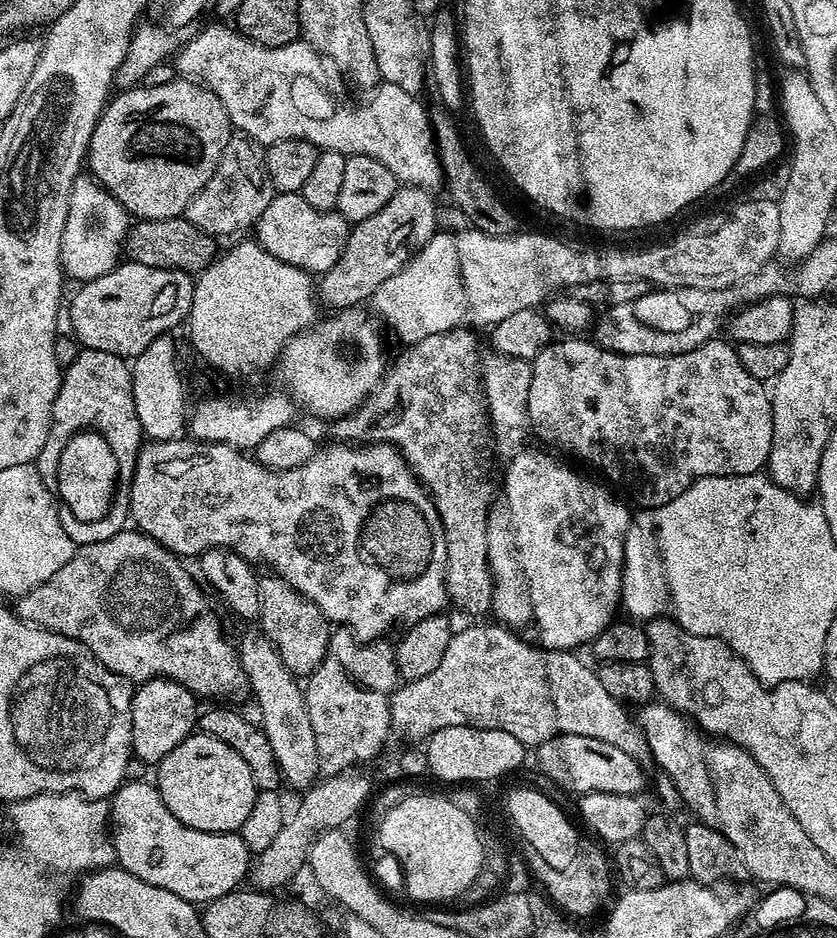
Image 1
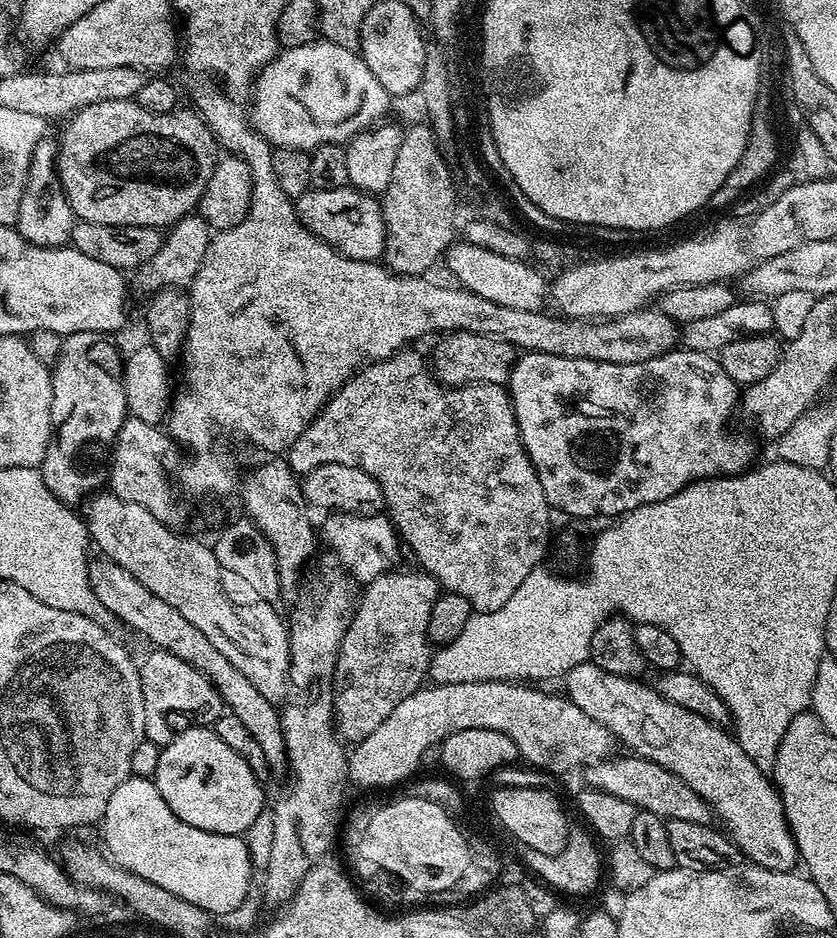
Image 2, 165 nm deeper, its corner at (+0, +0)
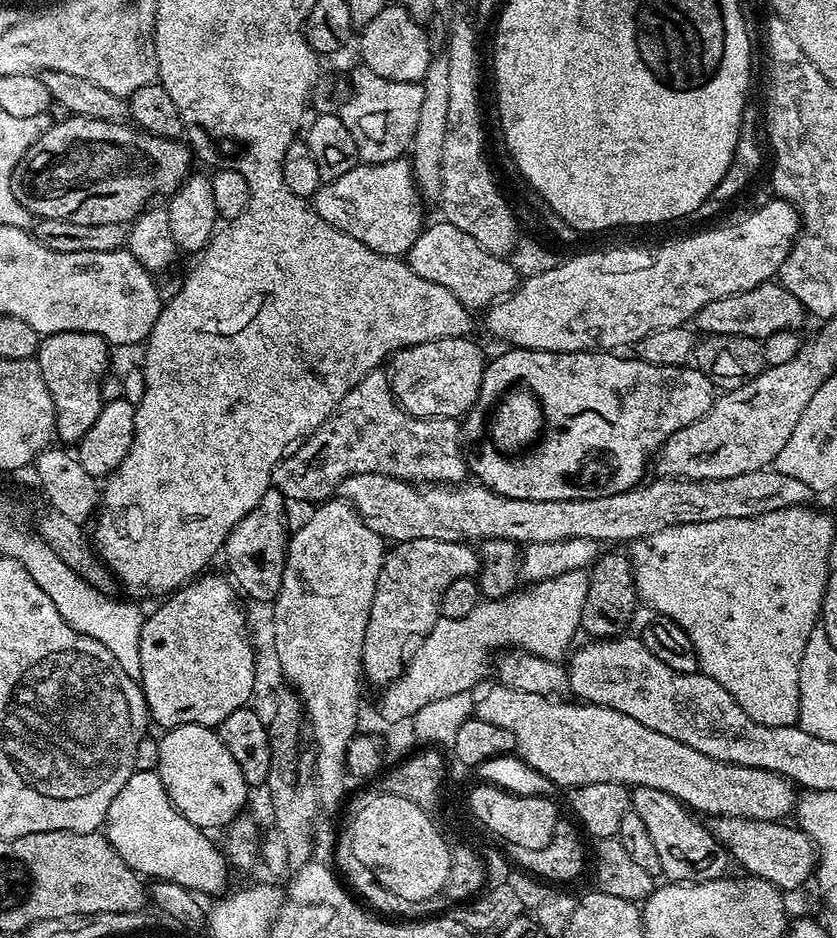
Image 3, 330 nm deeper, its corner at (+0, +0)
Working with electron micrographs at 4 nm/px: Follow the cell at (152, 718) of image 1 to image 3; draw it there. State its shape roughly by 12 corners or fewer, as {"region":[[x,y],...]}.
{"region":[[201,574],[148,612],[160,730],[215,729],[256,688],[237,589]]}

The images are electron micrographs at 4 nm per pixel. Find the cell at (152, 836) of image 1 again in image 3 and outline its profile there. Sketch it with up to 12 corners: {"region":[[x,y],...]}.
{"region":[[133,772],[104,819],[141,877],[223,893],[230,864],[172,805]]}

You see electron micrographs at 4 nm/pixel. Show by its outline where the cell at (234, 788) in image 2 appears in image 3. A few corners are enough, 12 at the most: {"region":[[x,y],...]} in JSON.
{"region":[[167,729],[158,775],[195,828],[241,815],[250,785],[213,729]]}

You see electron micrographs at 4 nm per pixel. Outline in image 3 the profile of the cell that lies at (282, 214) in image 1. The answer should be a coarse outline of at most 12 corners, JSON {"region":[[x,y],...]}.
{"region":[[359,163],[321,183],[318,215],[383,256],[425,227],[412,165]]}

